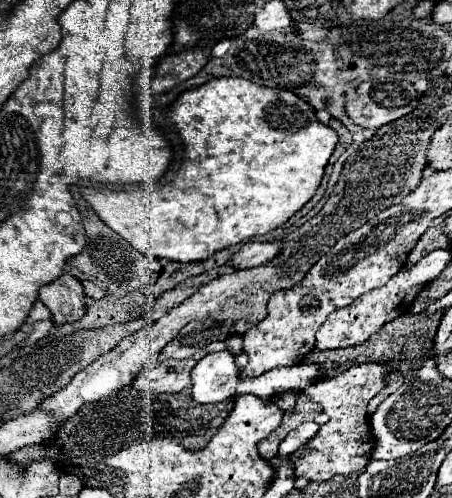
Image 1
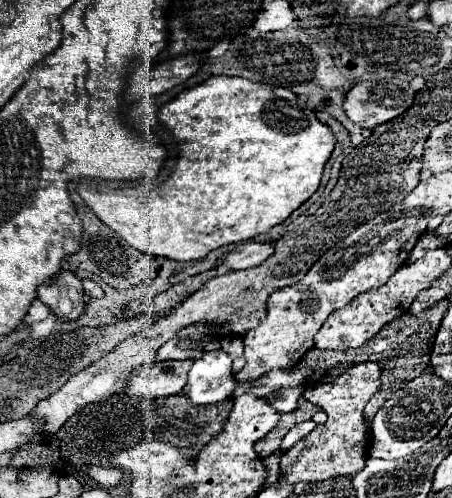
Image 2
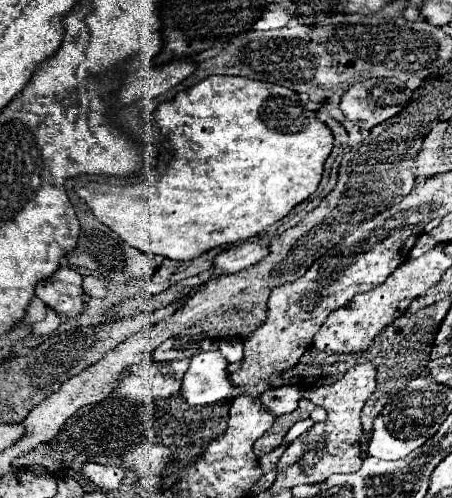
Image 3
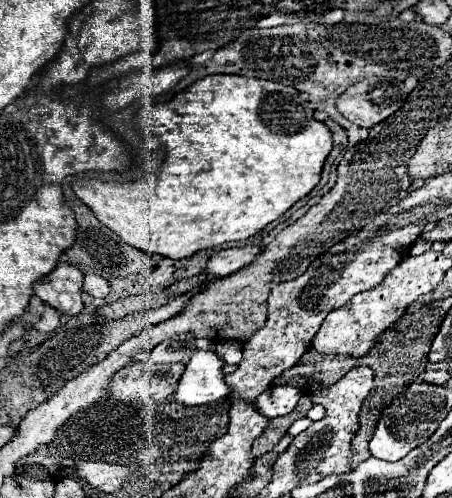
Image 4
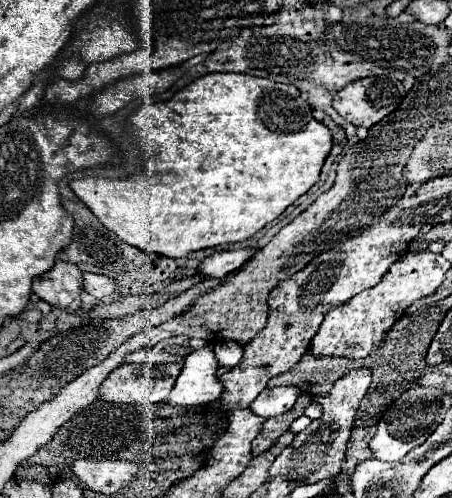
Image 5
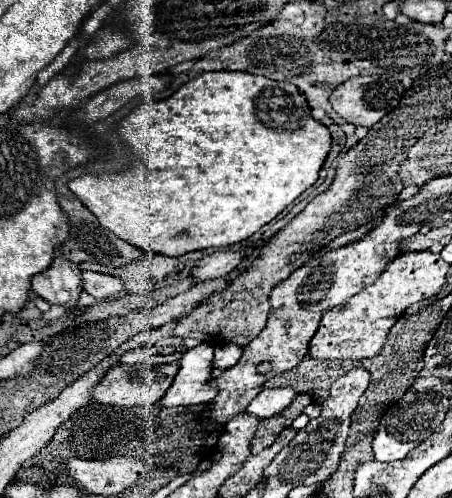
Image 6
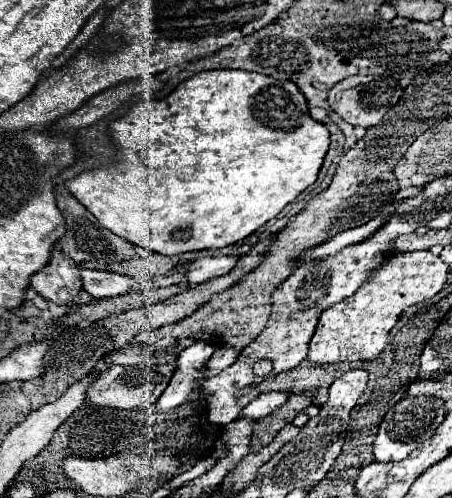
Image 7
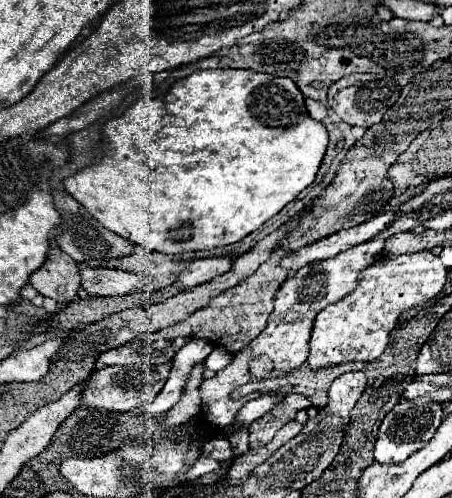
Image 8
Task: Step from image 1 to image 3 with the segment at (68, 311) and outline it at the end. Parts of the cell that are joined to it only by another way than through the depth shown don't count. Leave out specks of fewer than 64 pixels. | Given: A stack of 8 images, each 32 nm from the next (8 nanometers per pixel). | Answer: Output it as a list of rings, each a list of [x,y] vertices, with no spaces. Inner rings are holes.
[[[60,266],[36,286],[36,296],[62,318],[74,318],[82,312],[82,294],[82,274],[68,266]]]

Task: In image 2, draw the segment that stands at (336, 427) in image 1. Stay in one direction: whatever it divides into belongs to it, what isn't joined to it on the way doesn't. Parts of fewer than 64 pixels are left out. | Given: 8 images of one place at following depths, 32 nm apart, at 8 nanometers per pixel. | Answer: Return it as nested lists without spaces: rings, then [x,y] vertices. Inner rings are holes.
[[[364,362],[350,366],[340,378],[306,388],[304,398],[326,410],[328,420],[318,424],[304,440],[298,440],[290,450],[282,454],[280,460],[280,480],[282,482],[322,482],[336,474],[356,474],[364,468],[368,430],[362,422],[362,410],[372,394],[380,388],[380,368],[374,362]]]

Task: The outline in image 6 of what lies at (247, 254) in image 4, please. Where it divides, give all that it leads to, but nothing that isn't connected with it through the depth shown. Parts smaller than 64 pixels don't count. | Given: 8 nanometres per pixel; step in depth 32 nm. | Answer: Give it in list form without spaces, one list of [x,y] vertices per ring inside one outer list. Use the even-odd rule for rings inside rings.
[[[214,252],[212,256],[204,256],[196,262],[196,266],[190,272],[190,278],[194,282],[204,282],[210,278],[220,278],[232,272],[240,260],[246,256],[246,252]]]

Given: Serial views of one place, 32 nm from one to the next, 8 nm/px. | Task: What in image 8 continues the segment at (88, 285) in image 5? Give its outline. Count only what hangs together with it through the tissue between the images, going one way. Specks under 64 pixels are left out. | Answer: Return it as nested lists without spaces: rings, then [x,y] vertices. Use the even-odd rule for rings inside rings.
[[[84,268],[80,270],[80,284],[92,296],[130,294],[138,290],[138,274],[116,268]]]

